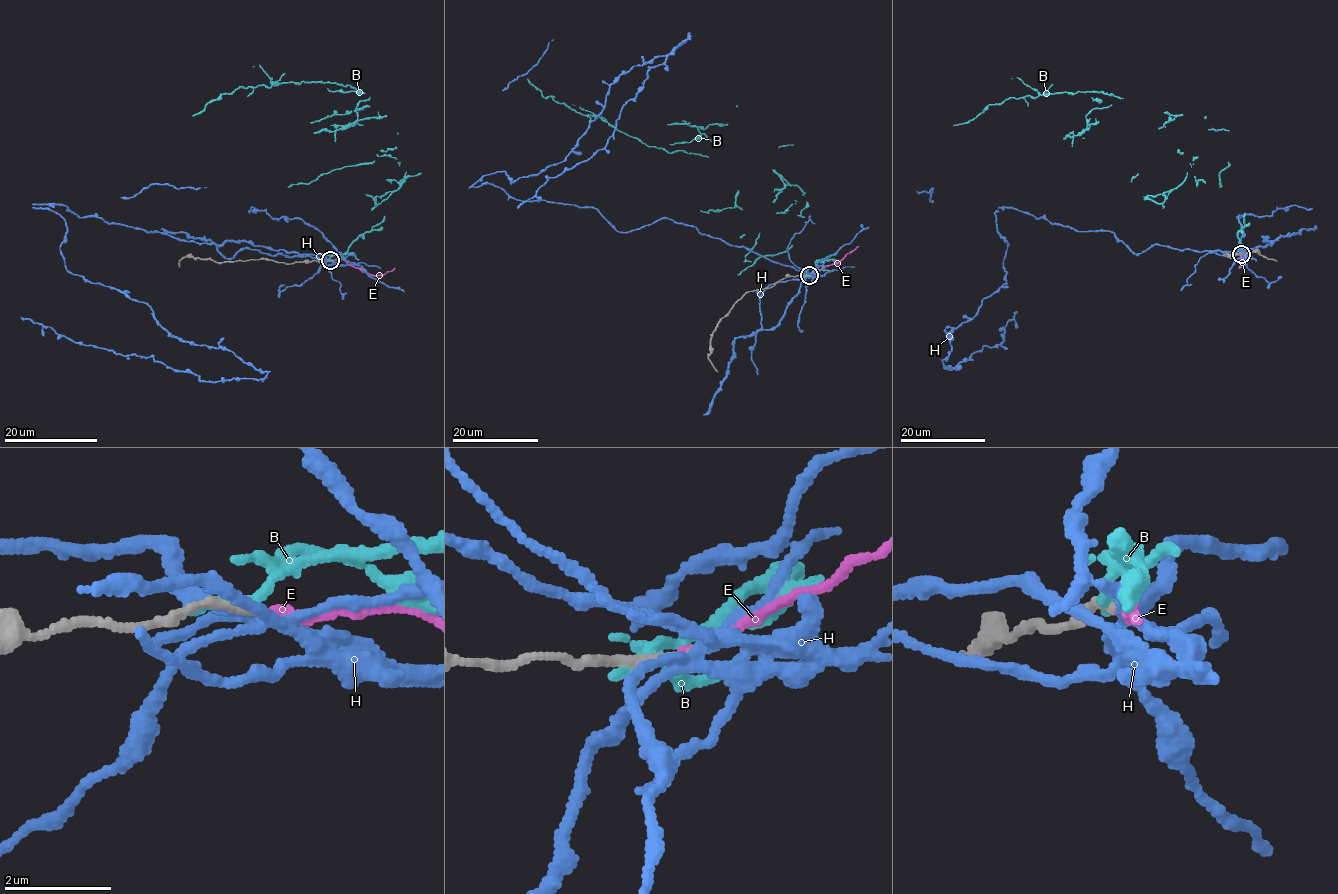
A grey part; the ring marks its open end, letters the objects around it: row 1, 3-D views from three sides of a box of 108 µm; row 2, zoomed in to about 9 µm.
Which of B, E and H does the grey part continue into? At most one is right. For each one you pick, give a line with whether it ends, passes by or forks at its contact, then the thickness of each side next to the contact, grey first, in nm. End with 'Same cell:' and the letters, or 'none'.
E: it ends | 150/180 nm
Same cell: E

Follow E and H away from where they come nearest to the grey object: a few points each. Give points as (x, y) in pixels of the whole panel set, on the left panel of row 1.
E: (331, 259), (342, 259), (374, 276), (394, 267)
H: (330, 259), (224, 258), (214, 243), (33, 204), (65, 221), (66, 268), (267, 374), (201, 381), (21, 317)

